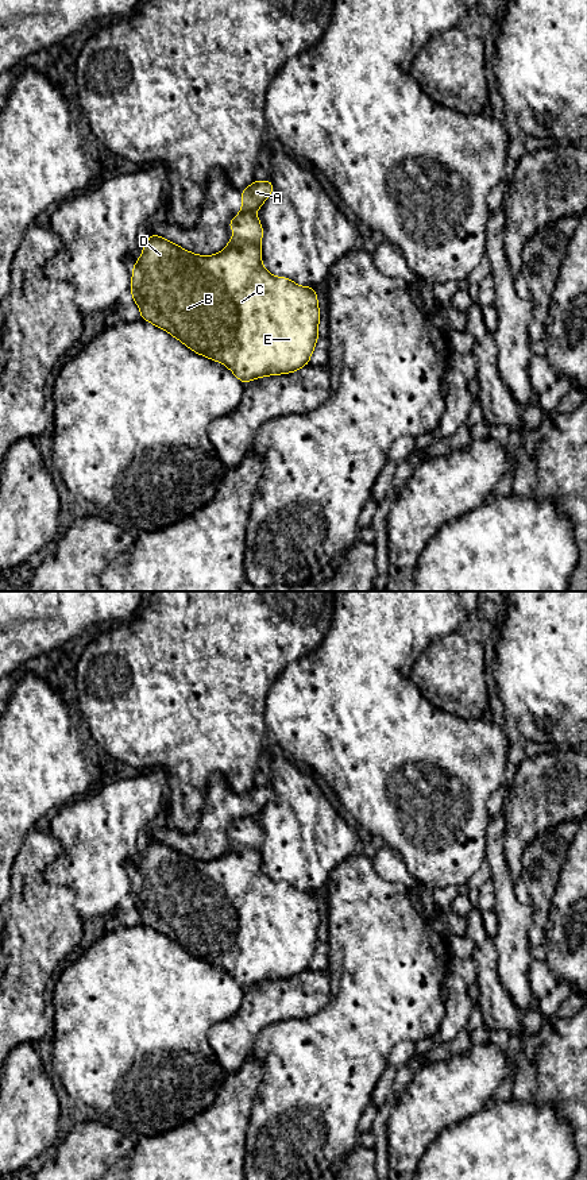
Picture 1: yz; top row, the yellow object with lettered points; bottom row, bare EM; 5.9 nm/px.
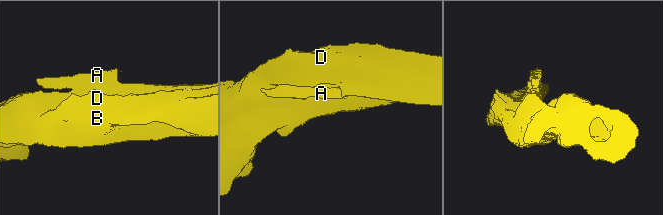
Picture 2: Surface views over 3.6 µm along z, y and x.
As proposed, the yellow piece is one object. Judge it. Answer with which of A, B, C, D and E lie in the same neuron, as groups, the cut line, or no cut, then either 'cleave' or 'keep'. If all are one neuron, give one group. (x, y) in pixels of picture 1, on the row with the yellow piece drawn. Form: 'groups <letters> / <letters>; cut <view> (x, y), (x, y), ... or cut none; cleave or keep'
groups A / B C D E; cut yz (242, 209), (254, 212); cleave

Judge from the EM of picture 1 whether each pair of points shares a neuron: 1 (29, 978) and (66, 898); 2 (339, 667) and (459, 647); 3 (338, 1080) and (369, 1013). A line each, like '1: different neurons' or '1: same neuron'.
1: same neuron
2: different neurons
3: same neuron

